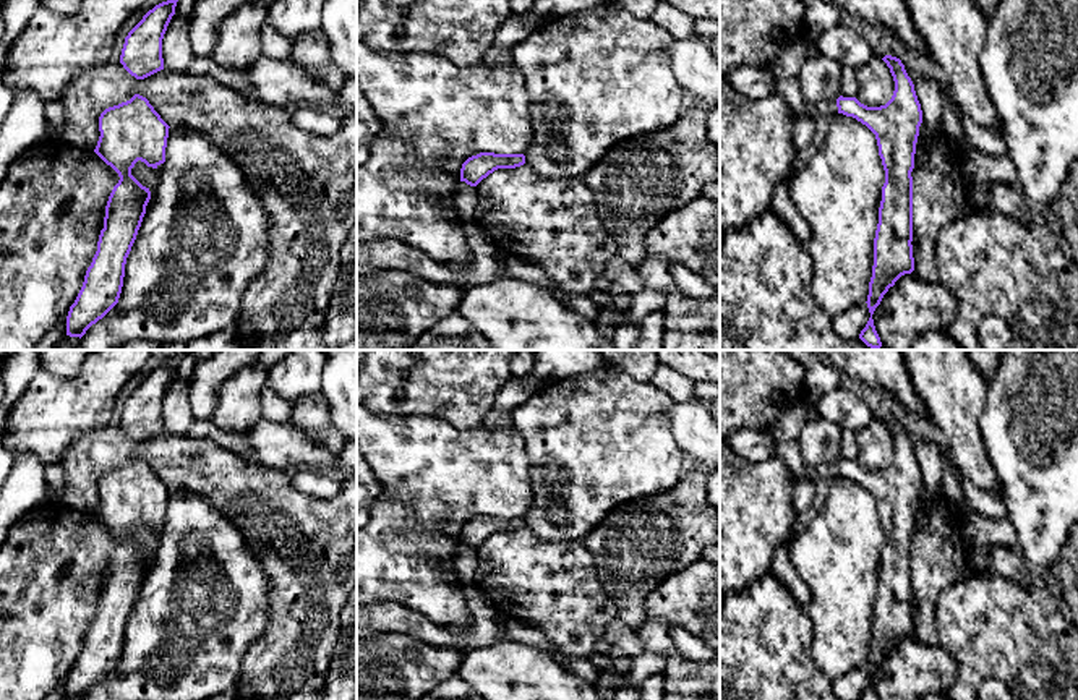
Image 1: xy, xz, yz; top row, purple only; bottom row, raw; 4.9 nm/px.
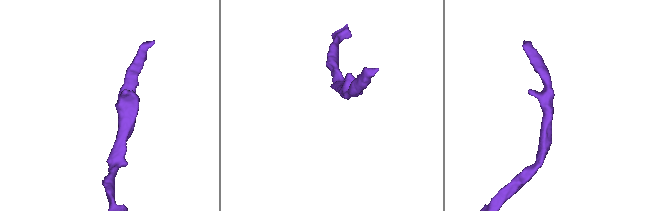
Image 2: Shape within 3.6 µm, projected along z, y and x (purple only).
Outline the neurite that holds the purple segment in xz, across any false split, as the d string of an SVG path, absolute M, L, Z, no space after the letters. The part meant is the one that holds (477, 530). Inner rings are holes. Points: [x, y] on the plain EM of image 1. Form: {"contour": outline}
{"contour": "M480 515L468 520L460 531L460 544L477 549L498 531L515 531L525 527L524 517Z"}

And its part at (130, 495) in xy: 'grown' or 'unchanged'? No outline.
grown

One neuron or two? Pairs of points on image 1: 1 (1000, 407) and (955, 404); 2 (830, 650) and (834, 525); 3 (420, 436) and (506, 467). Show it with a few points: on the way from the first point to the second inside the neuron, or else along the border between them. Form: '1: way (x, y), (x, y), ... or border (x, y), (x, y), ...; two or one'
1: border (986, 381), (986, 405), (979, 415), (983, 443); two
2: way (832, 619), (832, 556); one
3: way (441, 457), (485, 460); one

